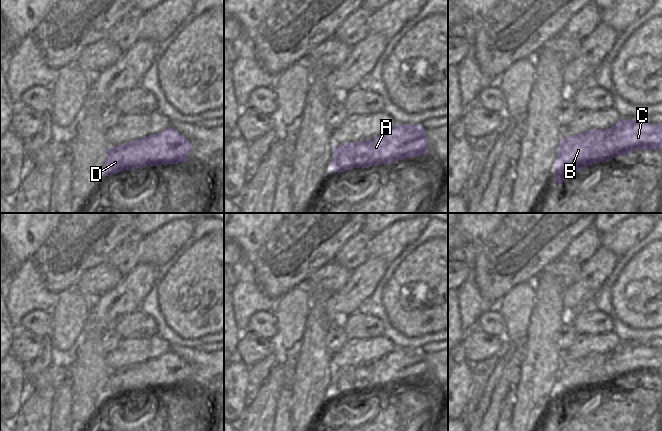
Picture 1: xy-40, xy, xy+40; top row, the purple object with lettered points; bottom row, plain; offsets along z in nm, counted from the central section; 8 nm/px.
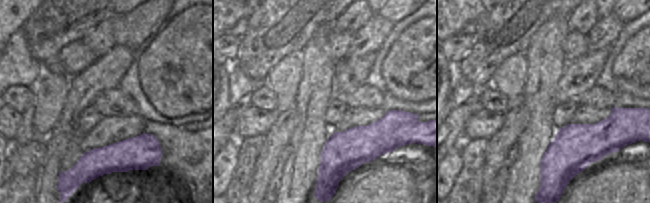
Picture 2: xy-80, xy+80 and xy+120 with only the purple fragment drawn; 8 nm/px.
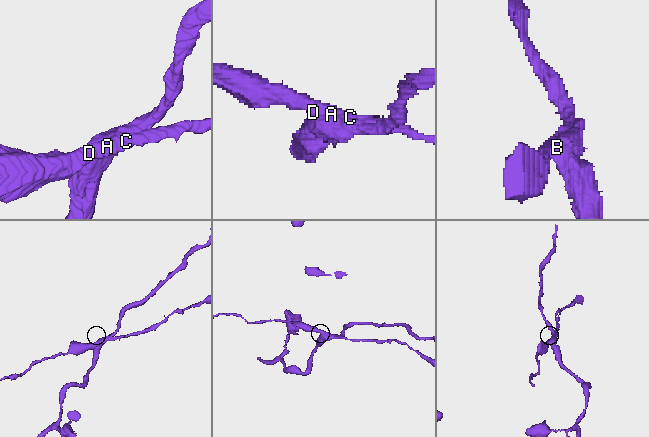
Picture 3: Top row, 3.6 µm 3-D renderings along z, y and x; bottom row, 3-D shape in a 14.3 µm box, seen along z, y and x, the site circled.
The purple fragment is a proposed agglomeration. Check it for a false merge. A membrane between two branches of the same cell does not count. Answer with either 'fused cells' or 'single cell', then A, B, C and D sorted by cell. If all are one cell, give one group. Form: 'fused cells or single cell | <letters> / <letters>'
fused cells | A C D / B

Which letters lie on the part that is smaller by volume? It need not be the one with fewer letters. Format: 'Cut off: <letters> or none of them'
Cut off: A, C, D

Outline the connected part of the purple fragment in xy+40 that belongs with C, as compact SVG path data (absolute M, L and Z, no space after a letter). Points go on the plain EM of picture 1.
M627 346L606 367L610 384L635 374L662 374L662 348Z

